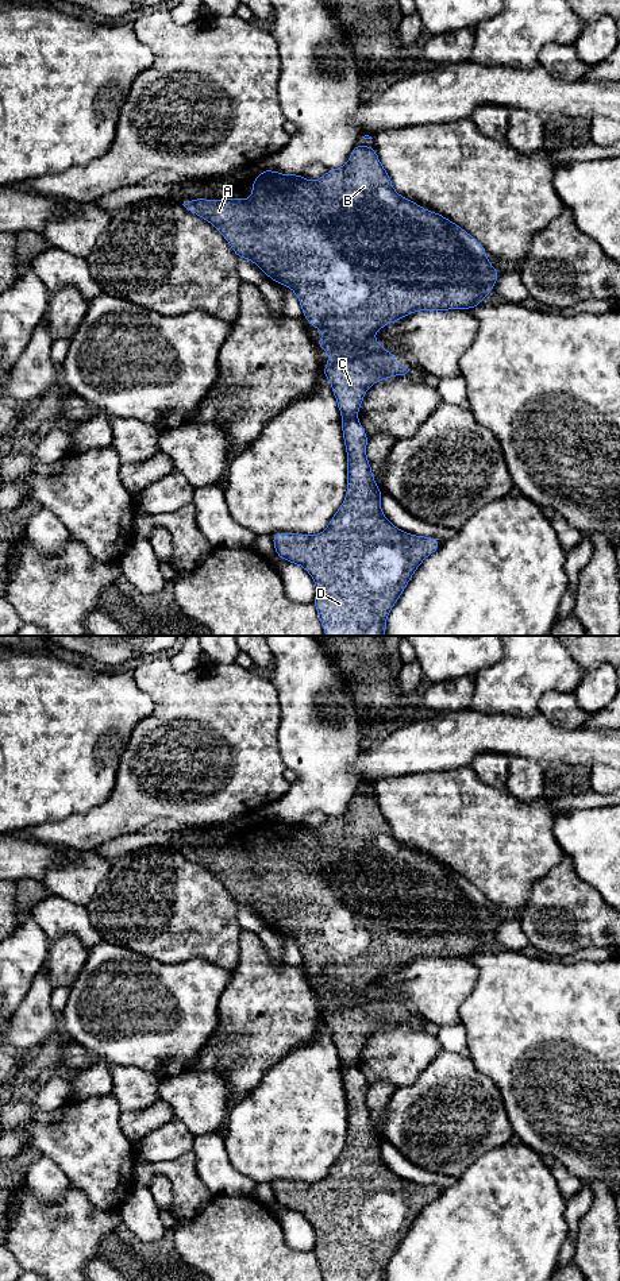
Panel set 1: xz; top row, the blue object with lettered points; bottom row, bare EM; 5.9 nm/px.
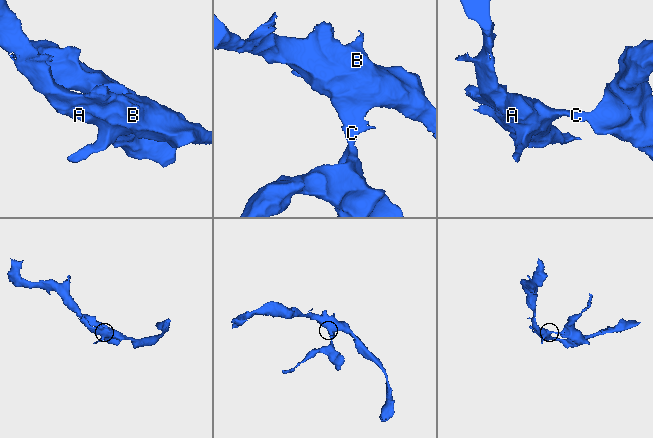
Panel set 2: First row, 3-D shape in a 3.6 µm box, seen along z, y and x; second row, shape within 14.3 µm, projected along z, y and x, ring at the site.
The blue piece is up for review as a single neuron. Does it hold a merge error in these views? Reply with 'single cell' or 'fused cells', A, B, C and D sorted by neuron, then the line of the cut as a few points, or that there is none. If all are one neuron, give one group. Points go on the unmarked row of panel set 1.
fused cells; A B C / D; cut in xz along (343, 1065), (355, 1067)

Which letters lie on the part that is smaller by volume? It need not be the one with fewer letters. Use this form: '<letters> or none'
D

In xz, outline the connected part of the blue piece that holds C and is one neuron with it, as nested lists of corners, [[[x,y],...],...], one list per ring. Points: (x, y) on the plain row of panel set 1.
[[[357,791],[351,799],[348,810],[344,814],[335,818],[327,818],[327,821],[317,829],[308,829],[301,822],[289,823],[263,817],[259,823],[254,825],[250,848],[193,846],[190,849],[184,849],[182,853],[189,860],[199,863],[211,871],[226,885],[238,906],[251,907],[270,927],[290,935],[296,941],[303,962],[311,975],[326,980],[326,984],[317,987],[315,992],[328,1000],[330,1010],[323,1015],[323,1022],[331,1030],[332,1041],[336,1046],[342,1066],[357,1066],[363,1045],[373,1031],[390,1025],[405,1023],[409,1019],[408,1015],[397,1014],[394,1011],[396,1000],[386,1000],[384,993],[374,988],[374,981],[378,977],[419,958],[473,957],[481,953],[481,949],[493,939],[494,931],[500,923],[500,919],[497,919],[488,908],[488,899],[485,895],[469,880],[438,860],[427,858],[417,853],[413,848],[400,844],[393,837],[392,827],[381,813],[374,794],[365,795]]]

